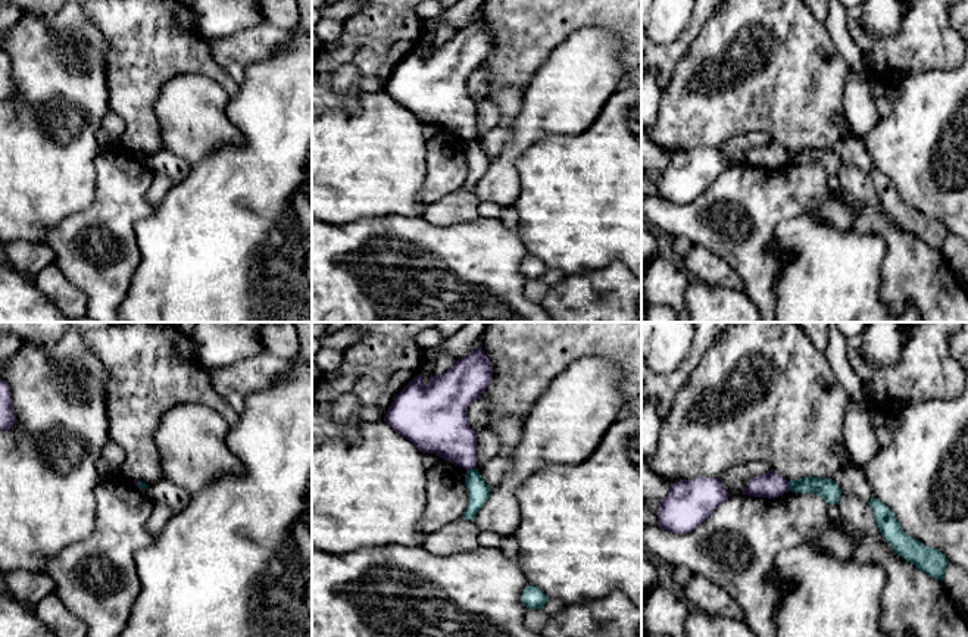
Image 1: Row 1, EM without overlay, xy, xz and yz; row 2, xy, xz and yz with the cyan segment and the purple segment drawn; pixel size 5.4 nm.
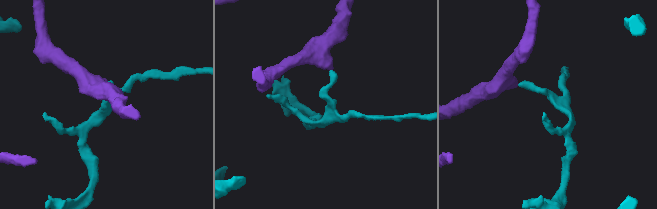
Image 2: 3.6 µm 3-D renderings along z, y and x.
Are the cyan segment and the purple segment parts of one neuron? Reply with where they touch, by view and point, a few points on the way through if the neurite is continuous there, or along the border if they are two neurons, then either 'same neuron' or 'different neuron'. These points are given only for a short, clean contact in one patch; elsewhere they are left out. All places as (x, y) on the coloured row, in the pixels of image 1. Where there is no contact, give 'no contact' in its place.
meets cyan in xz at (471, 470); border along xz (475, 468), (468, 471); different neuron

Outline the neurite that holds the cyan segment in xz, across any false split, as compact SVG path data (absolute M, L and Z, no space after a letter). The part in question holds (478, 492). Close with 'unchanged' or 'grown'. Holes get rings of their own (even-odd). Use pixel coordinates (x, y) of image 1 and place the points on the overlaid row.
M478 469L466 472L465 485L468 488L468 506L462 515L465 519L474 519L490 496L490 487L481 478Z | unchanged

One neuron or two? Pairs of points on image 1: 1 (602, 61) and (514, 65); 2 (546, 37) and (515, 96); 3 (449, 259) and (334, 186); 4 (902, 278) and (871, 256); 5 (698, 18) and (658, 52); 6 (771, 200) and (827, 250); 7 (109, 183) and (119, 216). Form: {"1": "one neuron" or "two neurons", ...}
{"1": "two neurons", "2": "two neurons", "3": "two neurons", "4": "two neurons", "5": "one neuron", "6": "two neurons", "7": "one neuron"}

